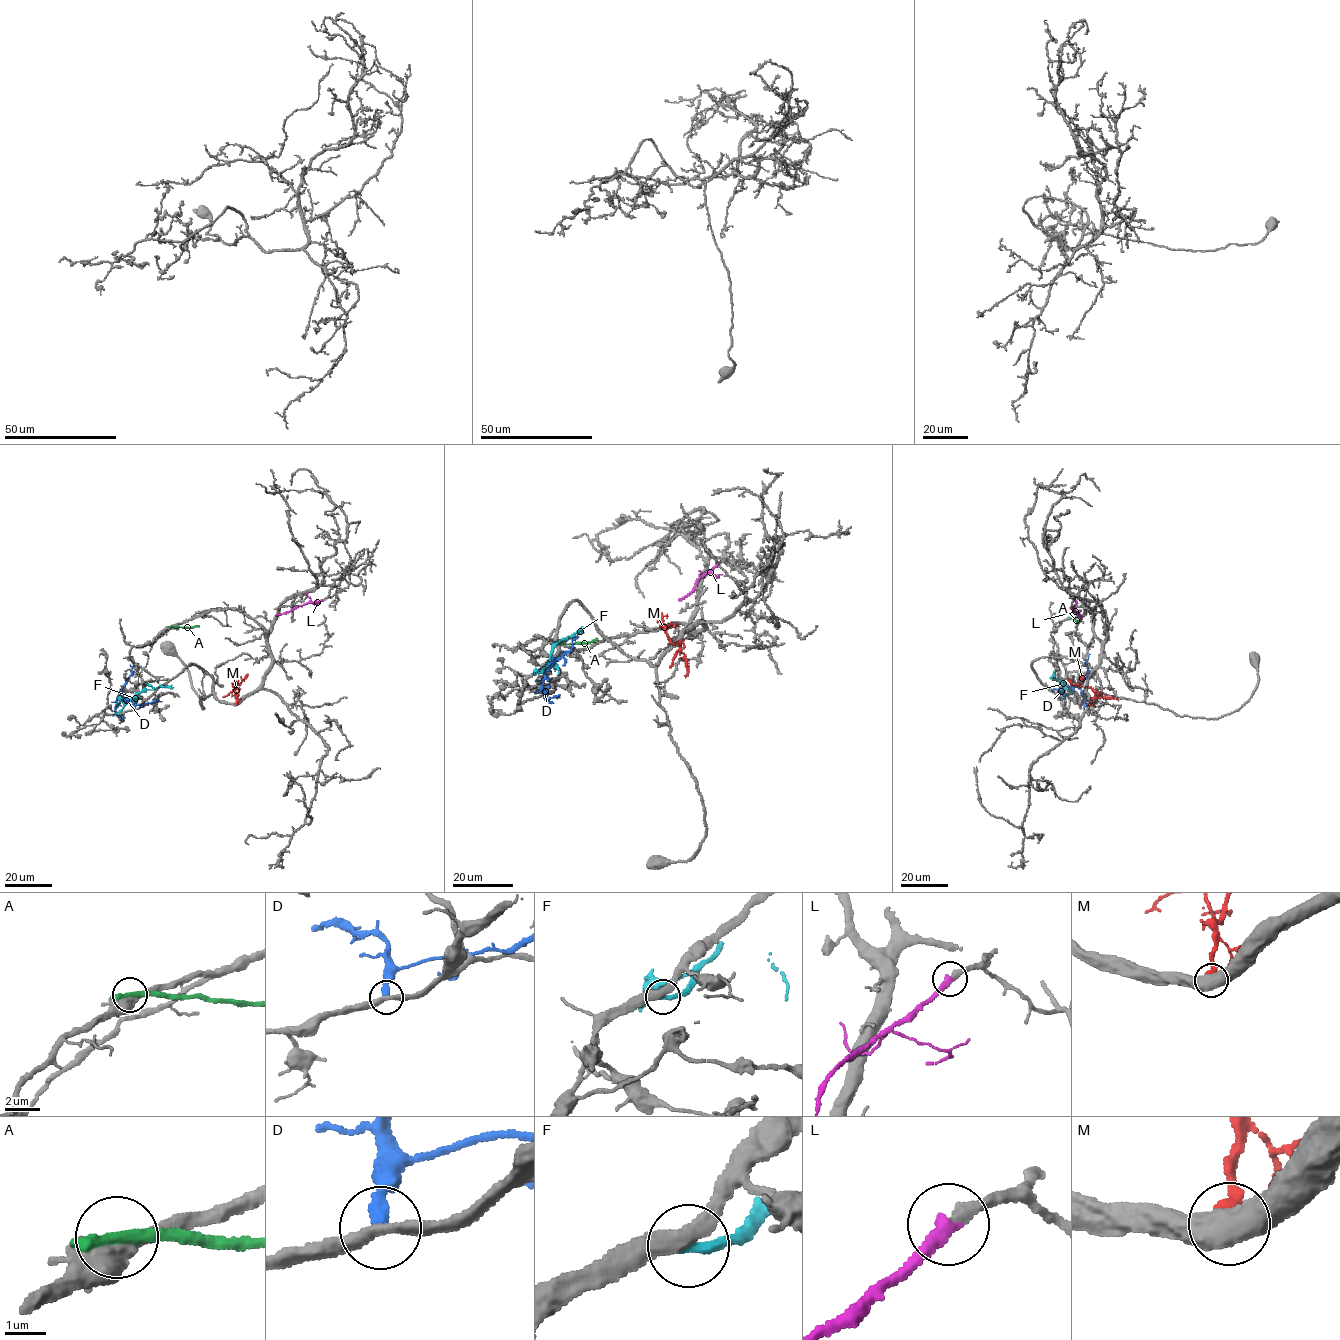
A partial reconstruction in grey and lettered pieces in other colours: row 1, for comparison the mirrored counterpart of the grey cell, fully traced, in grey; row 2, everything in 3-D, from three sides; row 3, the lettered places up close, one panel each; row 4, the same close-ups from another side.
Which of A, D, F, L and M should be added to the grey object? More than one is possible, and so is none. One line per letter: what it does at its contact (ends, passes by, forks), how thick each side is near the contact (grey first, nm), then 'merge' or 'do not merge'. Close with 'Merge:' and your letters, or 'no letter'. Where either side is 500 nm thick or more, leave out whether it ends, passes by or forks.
A: 550 nm thick on the grey side, 360 nm on the other; do not merge
D: it ends there; 300 nm thick on the grey side, 320 nm on the other; do not merge
F: it ends there; 360 nm thick on the grey side, 280 nm on the other; do not merge
L: it ends there; 340 nm thick on the grey side, 320 nm on the other; merge
M: 600 nm thick on the grey side, 480 nm on the other; do not merge
Merge: L

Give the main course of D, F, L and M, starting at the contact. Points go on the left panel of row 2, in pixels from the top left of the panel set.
D: (133, 709), (131, 701), (118, 698), (131, 674), (129, 664)
F: (116, 714), (142, 691), (173, 688)
L: (321, 600), (275, 614)
M: (236, 704), (238, 690), (234, 686), (248, 673)

